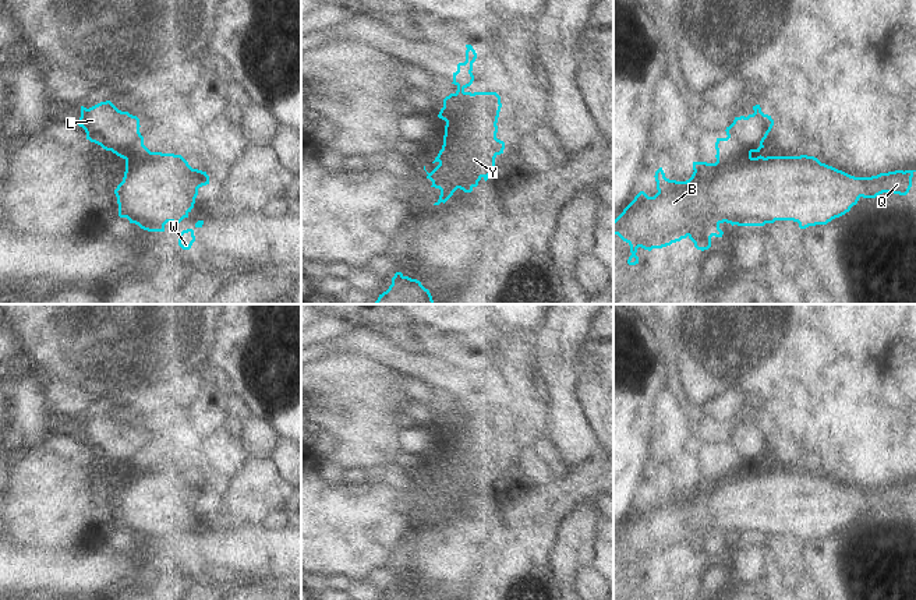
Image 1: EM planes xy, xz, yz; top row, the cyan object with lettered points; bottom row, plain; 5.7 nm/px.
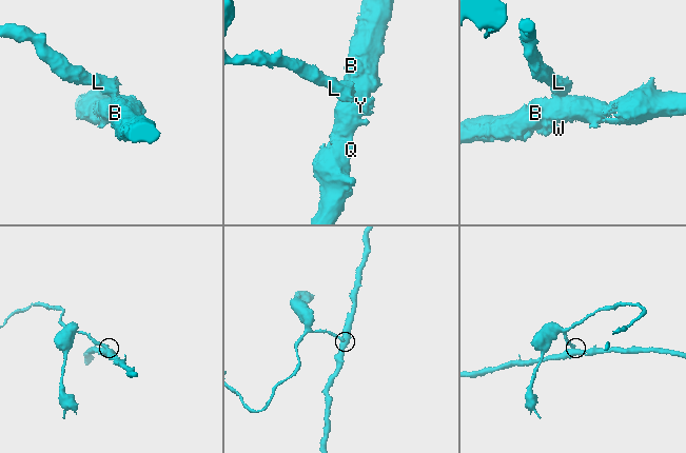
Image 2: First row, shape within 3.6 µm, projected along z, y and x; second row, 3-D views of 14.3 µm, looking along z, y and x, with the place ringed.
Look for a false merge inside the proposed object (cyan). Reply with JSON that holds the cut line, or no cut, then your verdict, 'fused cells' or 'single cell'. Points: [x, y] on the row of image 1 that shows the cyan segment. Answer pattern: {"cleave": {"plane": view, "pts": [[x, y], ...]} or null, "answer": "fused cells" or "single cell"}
{"cleave": {"plane": "yz", "pts": [[717, 151], [724, 151], [729, 161], [746, 159], [750, 155]]}, "answer": "fused cells"}

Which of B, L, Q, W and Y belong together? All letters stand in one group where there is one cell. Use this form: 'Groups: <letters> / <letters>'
Groups: B Q W Y / L

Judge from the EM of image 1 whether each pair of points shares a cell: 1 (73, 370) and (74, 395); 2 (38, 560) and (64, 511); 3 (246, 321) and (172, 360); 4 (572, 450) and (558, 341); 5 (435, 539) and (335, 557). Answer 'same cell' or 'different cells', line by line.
1: different cells
2: different cells
3: different cells
4: same cell
5: different cells

